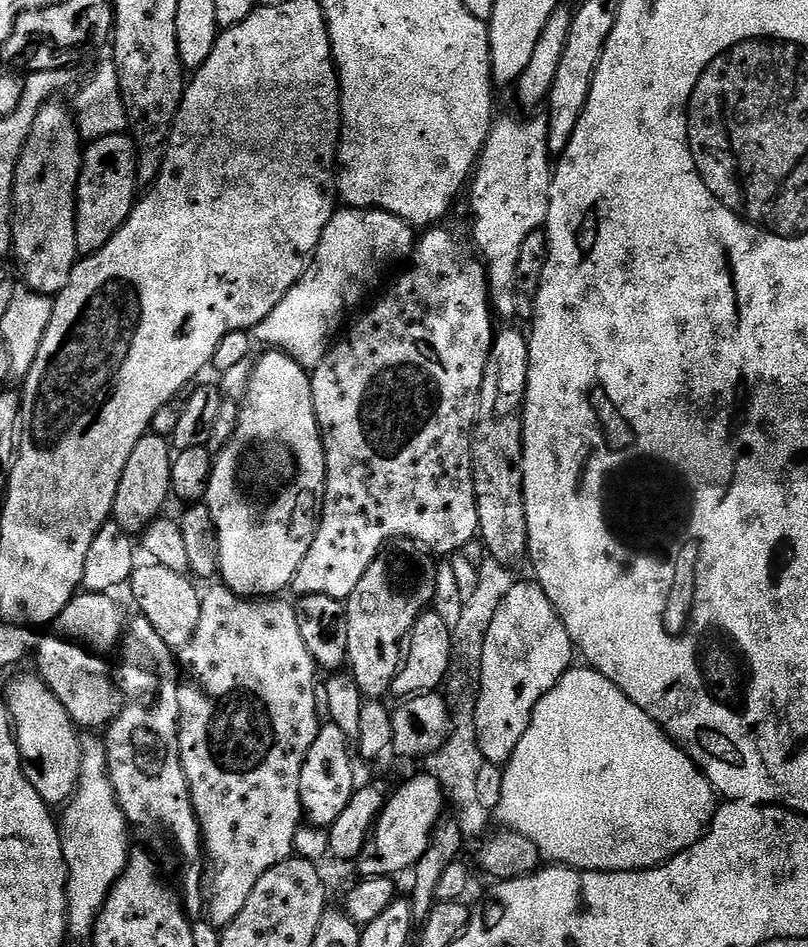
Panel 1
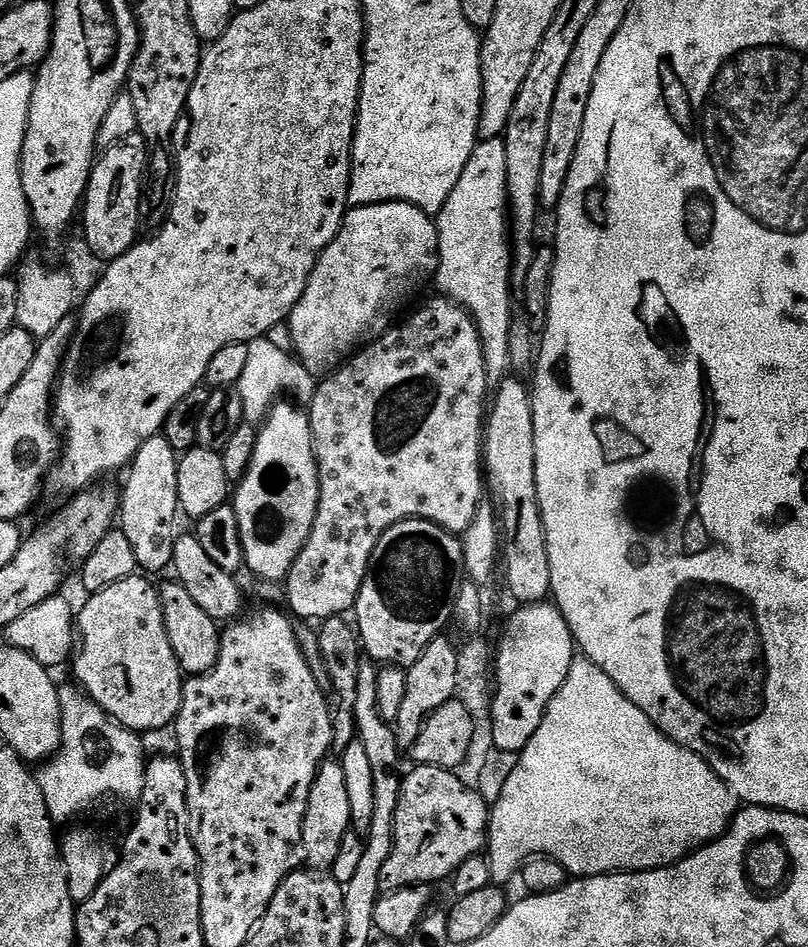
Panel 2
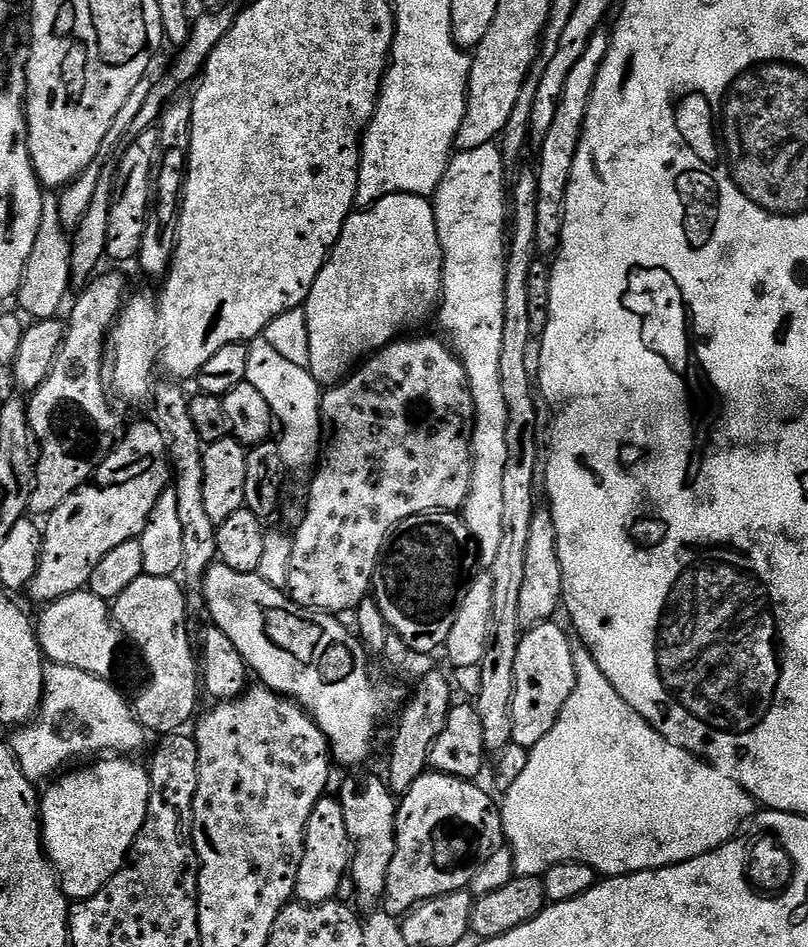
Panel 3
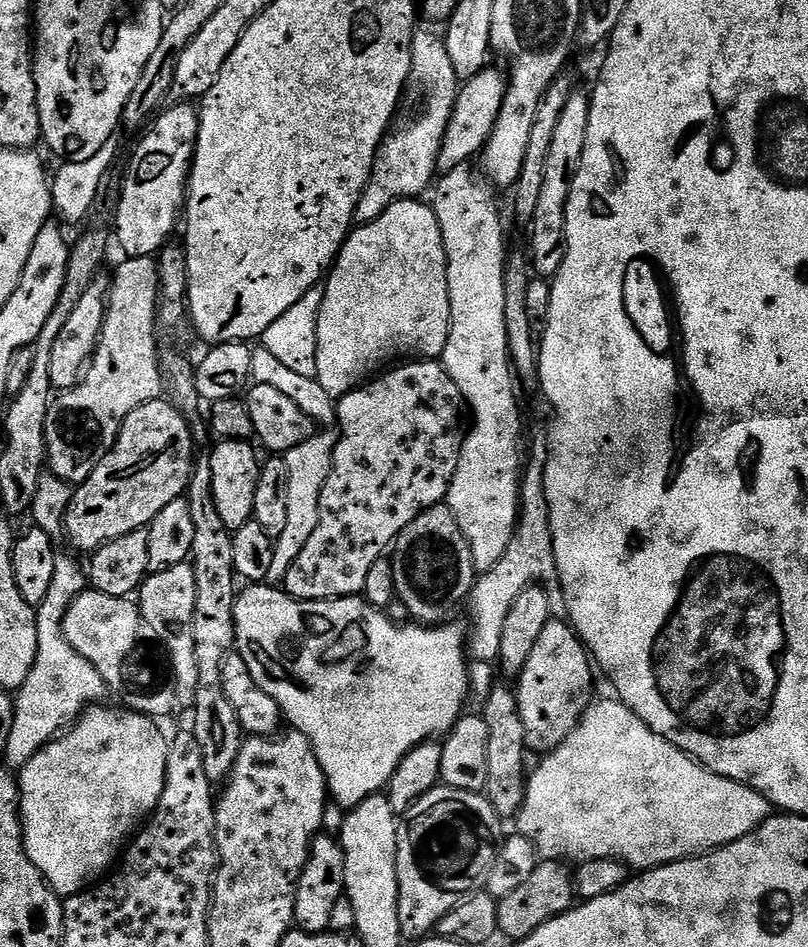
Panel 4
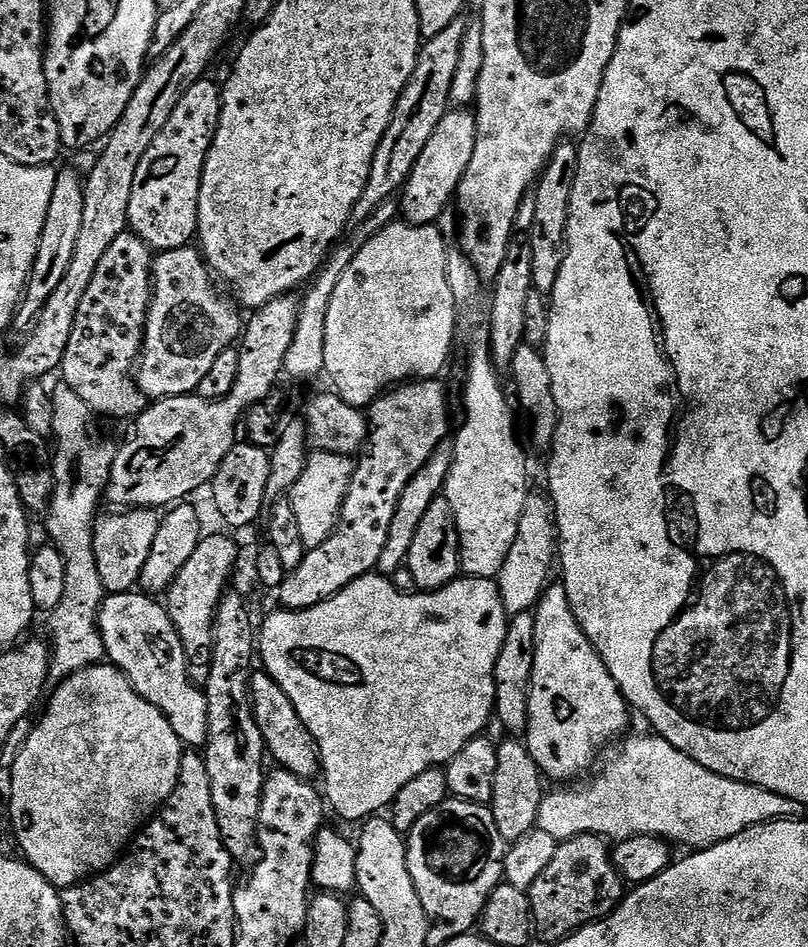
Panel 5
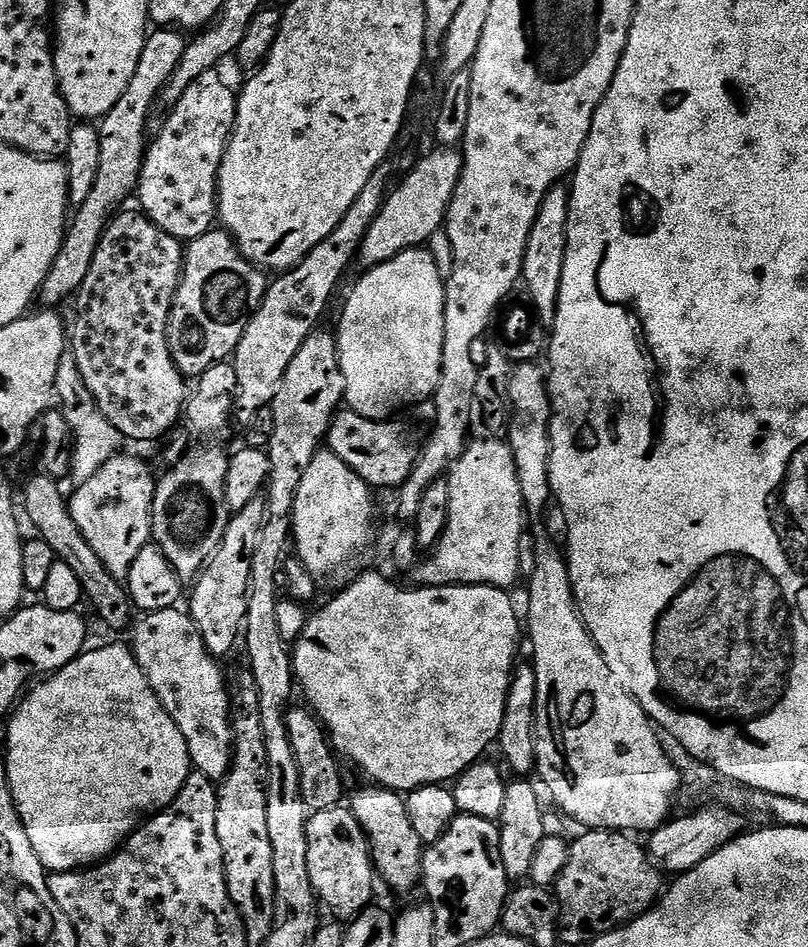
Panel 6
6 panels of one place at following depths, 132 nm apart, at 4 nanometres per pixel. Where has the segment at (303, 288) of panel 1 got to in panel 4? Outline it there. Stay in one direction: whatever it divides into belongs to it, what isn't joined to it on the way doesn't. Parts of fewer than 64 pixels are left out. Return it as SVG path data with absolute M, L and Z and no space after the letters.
M420 198L396 200L378 218L374 218L374 222L353 227L323 281L324 297L318 314L316 380L322 390L334 398L359 388L369 377L392 362L387 360L392 360L395 356L436 360L444 353L452 321L448 259L436 211L431 203L423 204L424 202Z

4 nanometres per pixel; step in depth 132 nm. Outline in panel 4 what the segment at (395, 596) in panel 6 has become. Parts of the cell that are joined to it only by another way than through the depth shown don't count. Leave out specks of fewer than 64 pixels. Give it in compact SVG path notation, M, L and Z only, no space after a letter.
M253 583L245 587L236 597L234 605L234 626L236 627L235 651L240 653L246 666L250 670L250 678L274 702L278 702L281 717L288 720L295 731L302 733L310 742L318 762L322 766L324 780L328 783L328 795L345 810L357 808L366 797L383 793L392 776L398 770L398 766L417 746L425 740L443 737L452 731L459 722L461 716L465 715L464 703L468 700L468 664L470 656L466 651L466 628L456 624L457 622L445 622L435 626L421 626L415 622L406 624L395 624L388 617L387 611L375 608L370 601L364 599L363 595L343 596L337 600L295 600L287 592L267 583Z

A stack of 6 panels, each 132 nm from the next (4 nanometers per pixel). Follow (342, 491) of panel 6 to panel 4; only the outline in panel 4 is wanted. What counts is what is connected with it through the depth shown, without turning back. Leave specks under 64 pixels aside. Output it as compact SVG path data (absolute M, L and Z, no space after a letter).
M320 430L315 436L302 442L302 446L294 446L294 450L283 453L282 459L286 462L286 474L290 474L290 483L288 483L286 493L288 520L285 532L274 541L275 552L267 579L269 585L279 585L286 578L288 568L298 558L302 546L306 546L306 542L310 542L310 536L314 534L314 528L318 526L320 499L322 490L326 486L326 480L330 478L332 451L336 448L337 439L335 431Z

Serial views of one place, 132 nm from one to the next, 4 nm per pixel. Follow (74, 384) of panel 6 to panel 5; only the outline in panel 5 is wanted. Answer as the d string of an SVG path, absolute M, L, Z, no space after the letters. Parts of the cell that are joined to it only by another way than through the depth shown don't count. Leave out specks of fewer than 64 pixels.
M63 382L57 384L57 388L51 389L54 406L51 439L54 441L54 451L51 453L50 463L54 476L54 494L46 519L48 519L48 532L52 535L51 543L62 554L62 562L66 562L66 587L62 594L62 602L58 602L58 606L54 606L54 610L47 617L49 636L47 639L50 641L52 654L48 678L52 682L62 681L68 676L73 676L78 670L105 663L106 660L100 633L100 608L104 604L106 593L102 586L102 574L98 574L98 562L94 558L94 530L98 519L96 507L99 506L100 500L102 504L102 497L108 487L108 479L118 451L115 443L112 445L110 441L92 433L94 413L86 406L86 402L82 402L82 398L78 398L78 394L74 394L74 390L70 390L68 384Z

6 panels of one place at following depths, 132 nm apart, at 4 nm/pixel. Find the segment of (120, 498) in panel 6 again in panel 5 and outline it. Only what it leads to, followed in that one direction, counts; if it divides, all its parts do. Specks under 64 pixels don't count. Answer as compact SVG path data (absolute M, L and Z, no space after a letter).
M129 508L112 510L109 516L101 515L94 530L94 558L98 562L98 574L102 574L102 586L105 593L131 592L139 585L142 566L150 558L150 546L154 546L154 537L158 534L161 513L151 508Z

